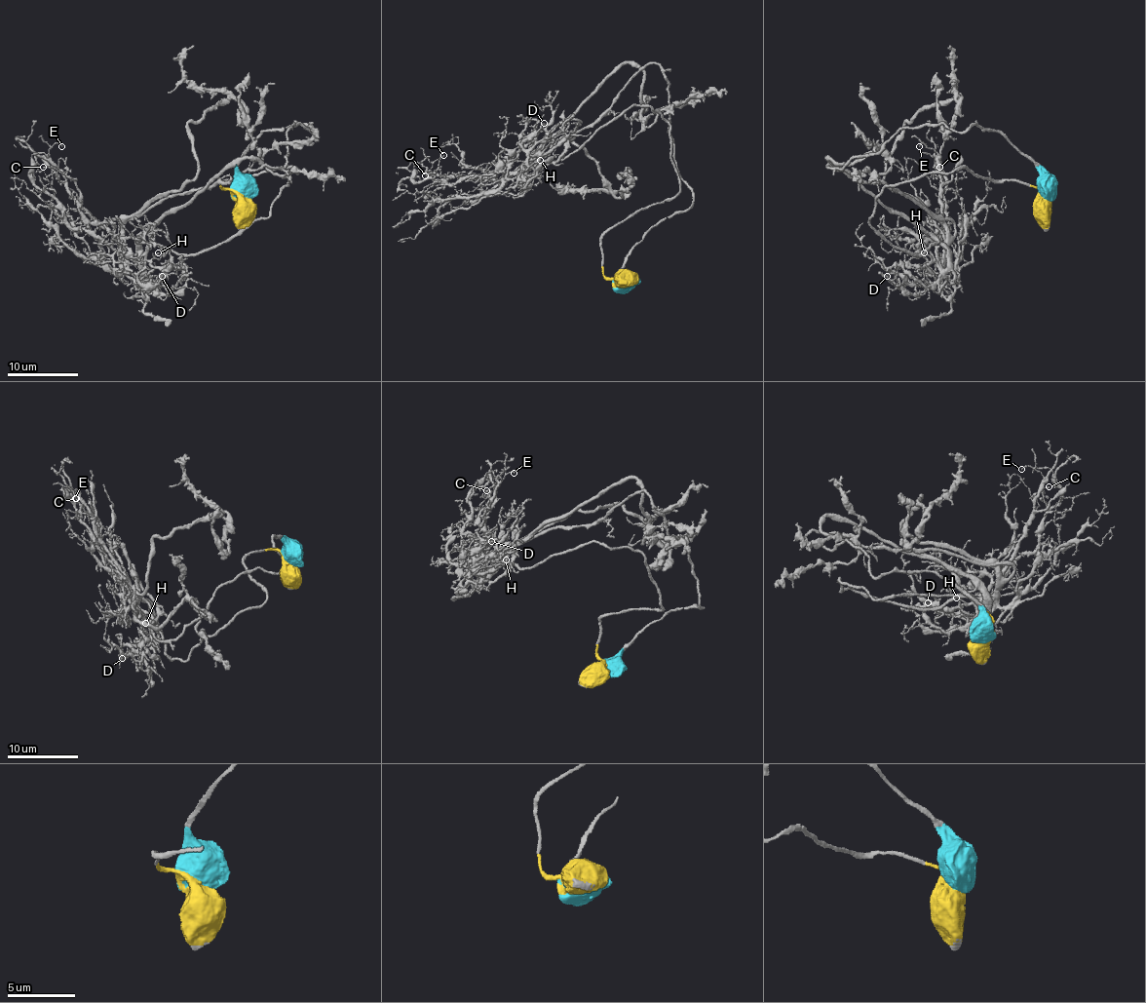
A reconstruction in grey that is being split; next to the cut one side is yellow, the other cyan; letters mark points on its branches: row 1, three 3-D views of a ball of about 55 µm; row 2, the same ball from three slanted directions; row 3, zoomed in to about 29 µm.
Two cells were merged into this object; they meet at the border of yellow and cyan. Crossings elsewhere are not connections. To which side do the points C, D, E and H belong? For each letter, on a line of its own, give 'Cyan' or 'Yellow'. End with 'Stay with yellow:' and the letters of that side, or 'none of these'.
C: Cyan
D: Yellow
E: Cyan
H: Yellow
Stay with yellow: D, H

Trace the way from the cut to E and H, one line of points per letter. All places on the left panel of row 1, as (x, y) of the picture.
E: (239, 195), (267, 130), (312, 132), (291, 126), (281, 169), (144, 205), (117, 238), (50, 158), (62, 145)
H: (239, 197), (219, 179), (297, 171), (265, 218), (194, 254), (144, 242), (140, 268), (158, 252)

